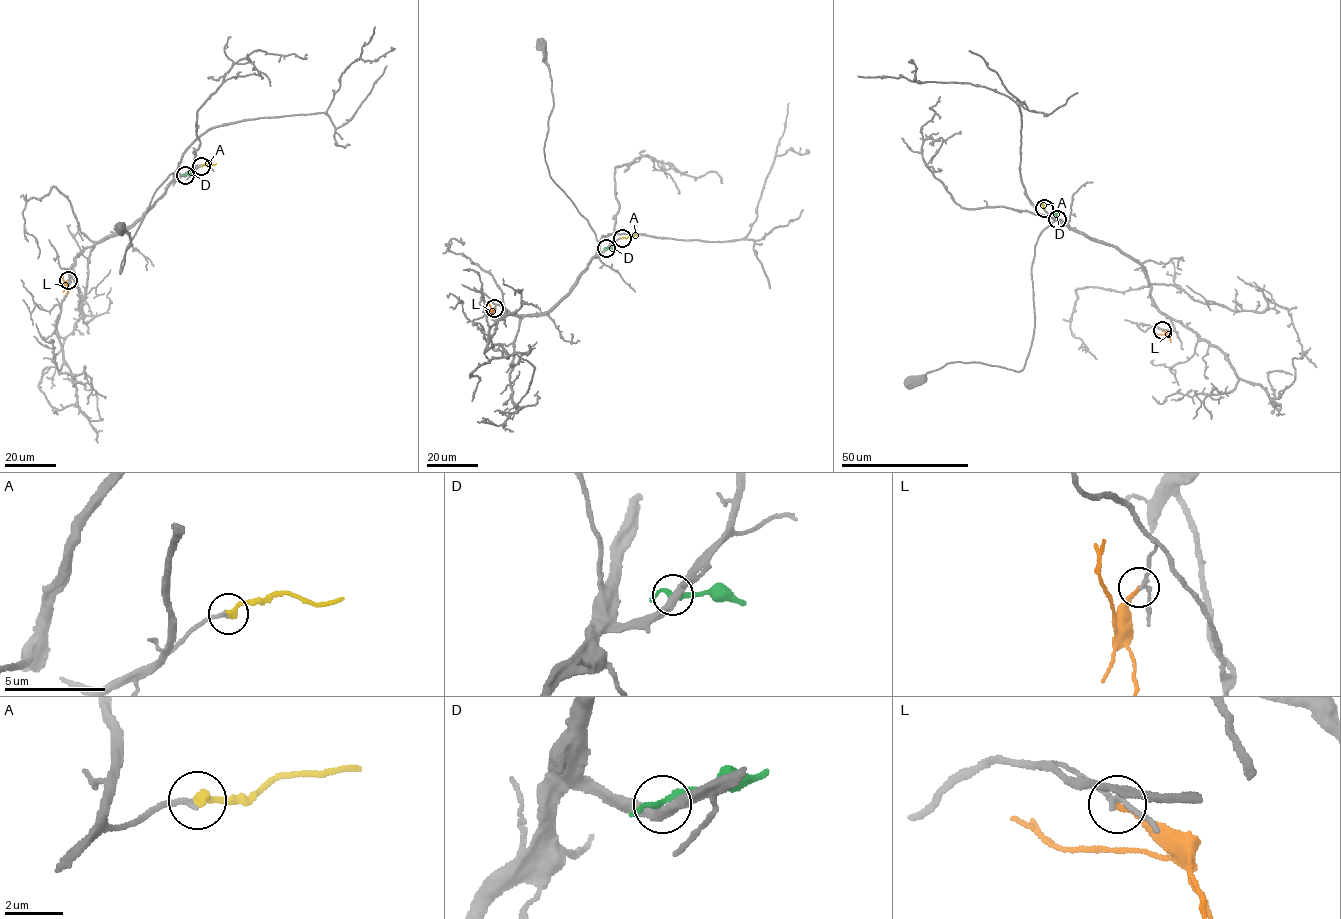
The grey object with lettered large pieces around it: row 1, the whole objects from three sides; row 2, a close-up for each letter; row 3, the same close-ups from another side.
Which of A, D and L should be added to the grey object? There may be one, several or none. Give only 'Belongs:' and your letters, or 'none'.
Belongs: A

